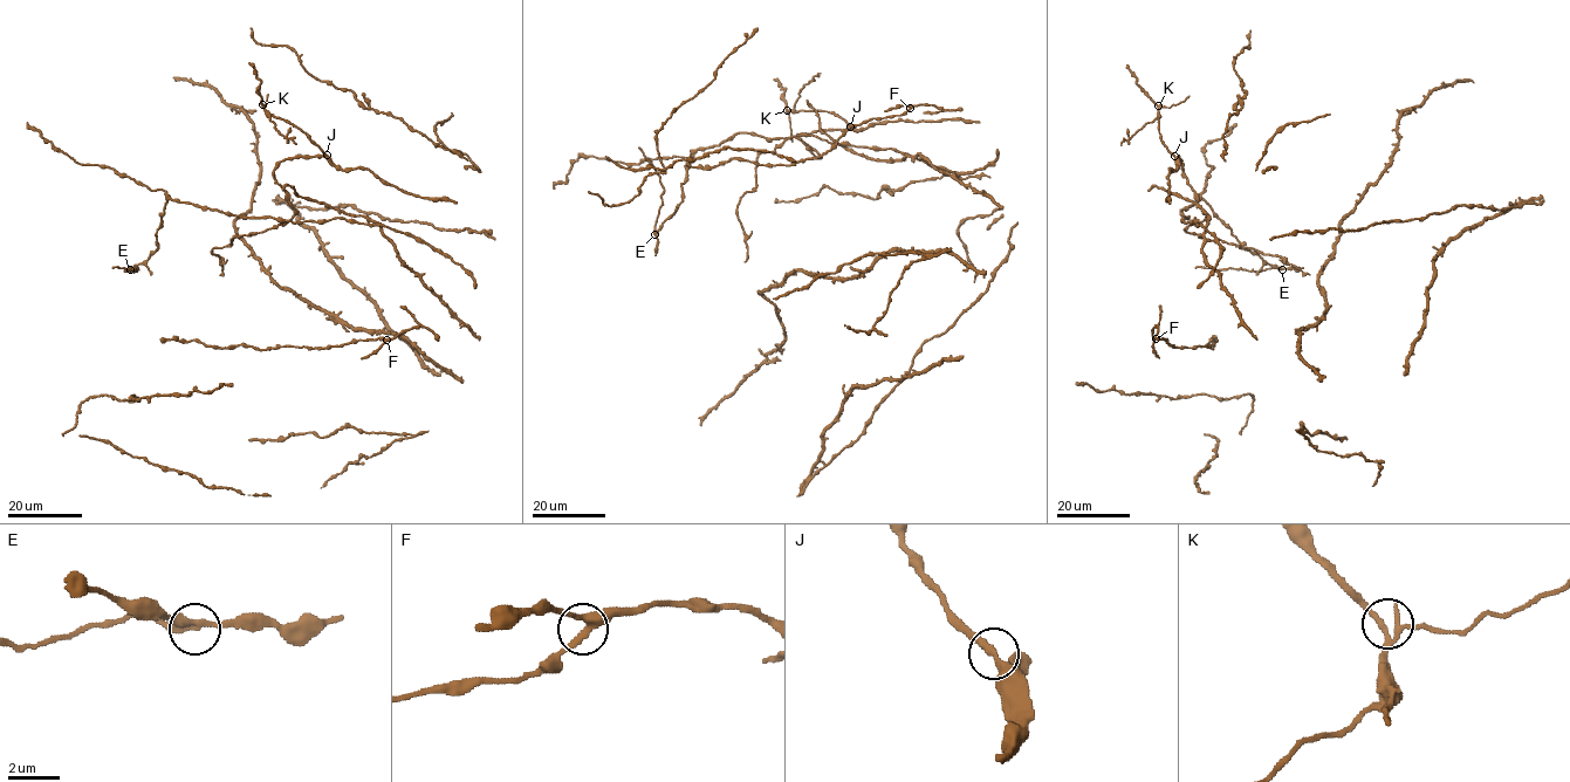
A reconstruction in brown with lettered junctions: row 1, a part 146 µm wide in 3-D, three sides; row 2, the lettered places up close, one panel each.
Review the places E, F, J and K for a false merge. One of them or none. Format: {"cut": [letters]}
{"cut": ["E"]}

